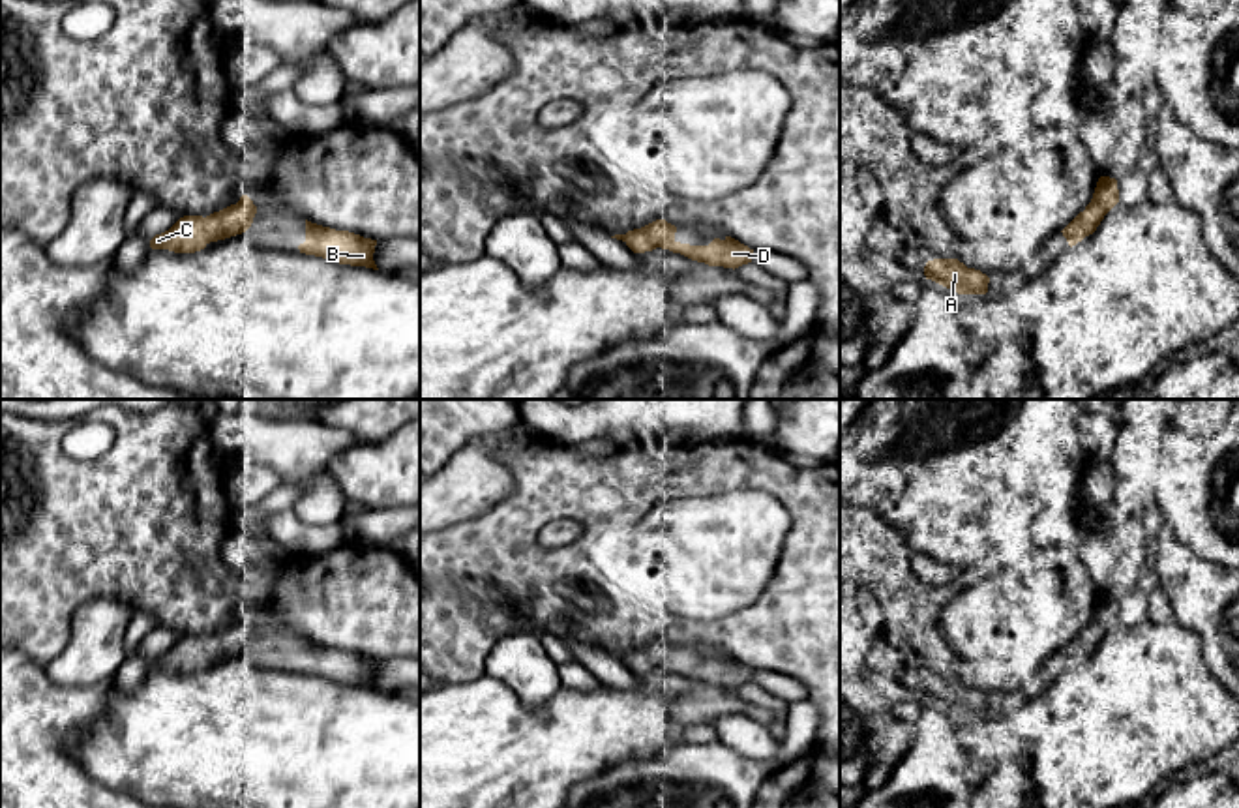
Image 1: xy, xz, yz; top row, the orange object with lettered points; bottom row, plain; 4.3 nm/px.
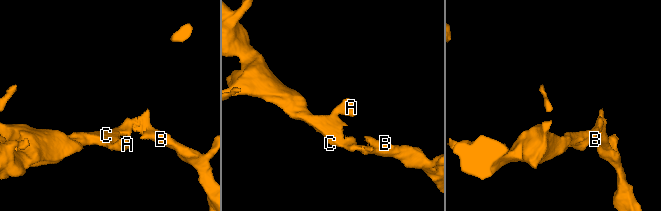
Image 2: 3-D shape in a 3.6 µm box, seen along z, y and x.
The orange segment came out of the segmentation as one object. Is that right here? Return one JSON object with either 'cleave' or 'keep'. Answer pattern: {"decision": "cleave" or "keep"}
{"decision": "keep"}

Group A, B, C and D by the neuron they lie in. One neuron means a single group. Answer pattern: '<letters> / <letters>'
A B C D

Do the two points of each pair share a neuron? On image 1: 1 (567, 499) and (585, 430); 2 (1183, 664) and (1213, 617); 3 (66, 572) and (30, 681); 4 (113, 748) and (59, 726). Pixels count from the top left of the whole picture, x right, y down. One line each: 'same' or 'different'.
1: different
2: different
3: different
4: different

